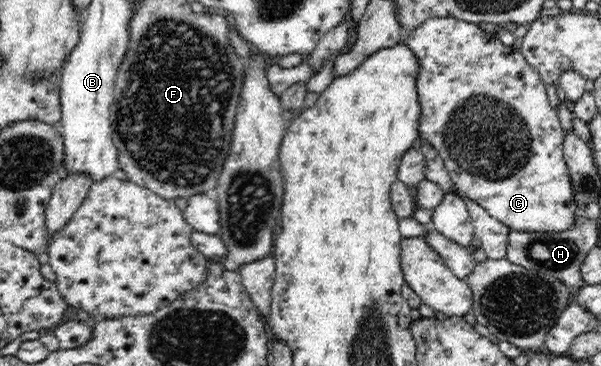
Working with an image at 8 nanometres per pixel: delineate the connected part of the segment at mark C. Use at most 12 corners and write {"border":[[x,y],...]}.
{"border":[[454,17],[405,32],[419,136],[521,233],[582,215],[523,53]]}

